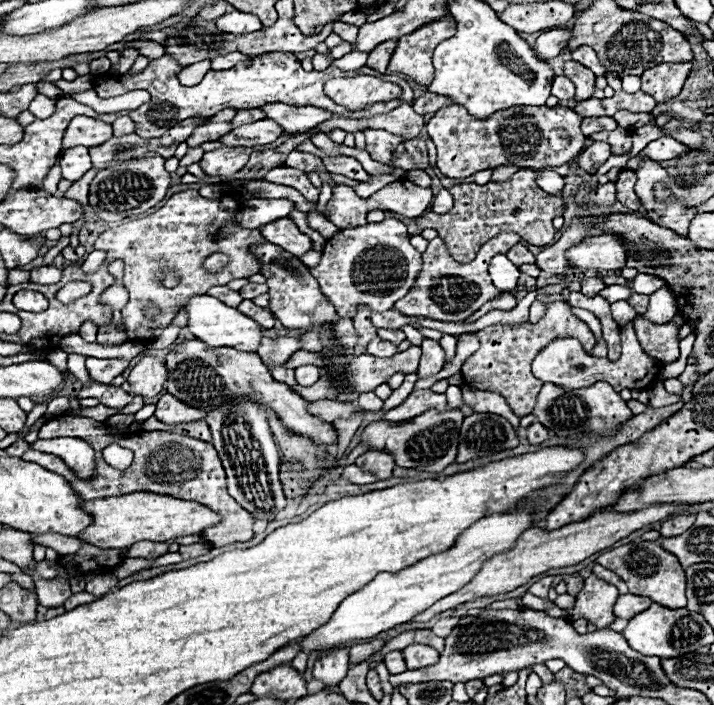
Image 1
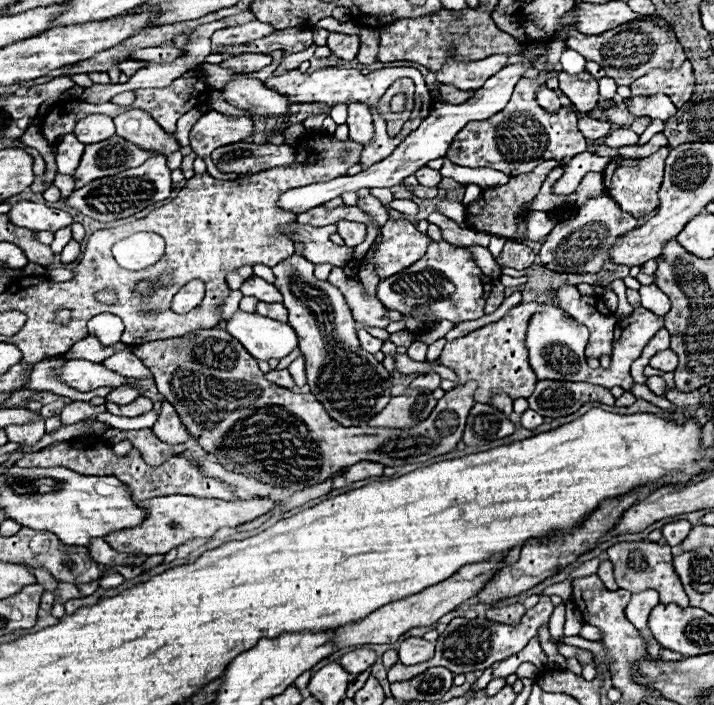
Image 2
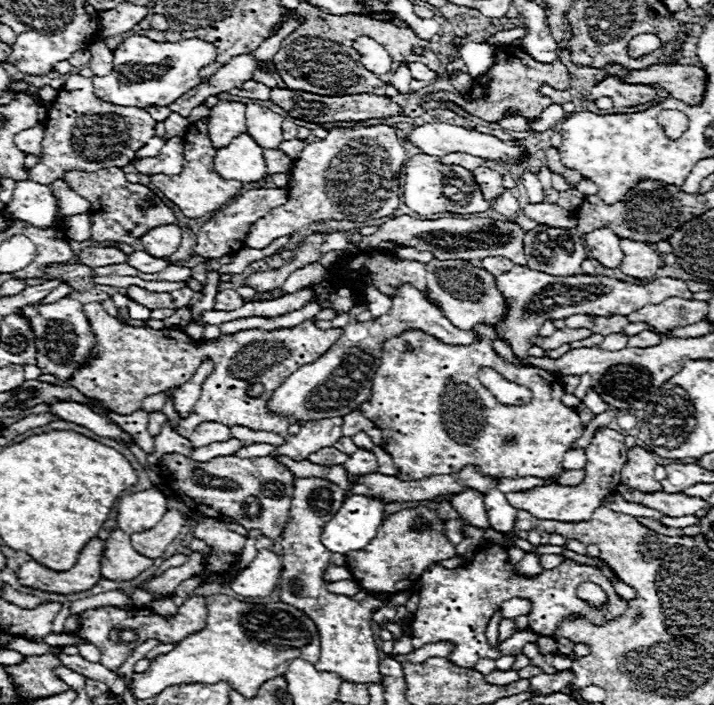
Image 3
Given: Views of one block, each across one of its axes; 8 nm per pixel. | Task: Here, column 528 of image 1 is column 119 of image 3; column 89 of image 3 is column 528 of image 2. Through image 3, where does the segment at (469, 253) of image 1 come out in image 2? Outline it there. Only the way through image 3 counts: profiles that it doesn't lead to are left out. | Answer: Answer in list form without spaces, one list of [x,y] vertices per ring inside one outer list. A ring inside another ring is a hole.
[[[546,160],[542,162],[540,166],[536,166],[532,172],[528,174],[520,174],[516,176],[516,186],[514,186],[514,178],[510,178],[508,184],[504,186],[496,186],[496,188],[486,188],[482,192],[482,196],[472,202],[468,208],[466,208],[466,224],[478,232],[488,232],[488,234],[494,234],[494,236],[502,236],[502,238],[516,238],[518,234],[520,236],[526,236],[526,224],[524,224],[524,216],[522,214],[522,204],[526,204],[526,200],[532,200],[536,194],[538,194],[538,188],[542,184],[542,180],[546,178],[546,174],[560,166],[558,160]]]

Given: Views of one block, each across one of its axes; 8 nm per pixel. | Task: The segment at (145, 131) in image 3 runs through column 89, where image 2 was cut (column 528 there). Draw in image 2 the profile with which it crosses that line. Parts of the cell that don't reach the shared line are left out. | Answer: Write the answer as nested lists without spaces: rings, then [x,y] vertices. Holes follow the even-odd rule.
[[[574,24],[564,26],[558,34],[556,40],[552,40],[542,56],[544,68],[540,70],[538,78],[532,80],[518,80],[514,86],[514,94],[506,108],[498,112],[496,116],[490,116],[486,120],[472,120],[466,124],[458,136],[452,140],[446,158],[450,158],[458,166],[468,166],[468,168],[492,168],[498,172],[504,172],[508,176],[518,176],[522,172],[534,170],[540,162],[544,160],[558,160],[564,162],[572,160],[578,152],[586,150],[586,138],[578,132],[576,128],[576,112],[556,112],[550,114],[544,108],[538,106],[536,102],[536,90],[546,84],[546,74],[554,70],[554,66],[560,60],[560,54],[566,50],[566,38],[568,32],[576,30]]]

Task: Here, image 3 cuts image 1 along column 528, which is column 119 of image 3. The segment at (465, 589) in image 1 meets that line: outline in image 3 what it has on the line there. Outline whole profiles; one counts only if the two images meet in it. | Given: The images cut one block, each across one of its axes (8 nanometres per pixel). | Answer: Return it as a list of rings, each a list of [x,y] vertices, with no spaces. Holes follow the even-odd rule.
[[[116,528],[106,538],[106,550],[102,556],[102,576],[108,580],[132,580],[140,572],[152,566],[152,560],[138,554],[132,548],[130,536]]]

